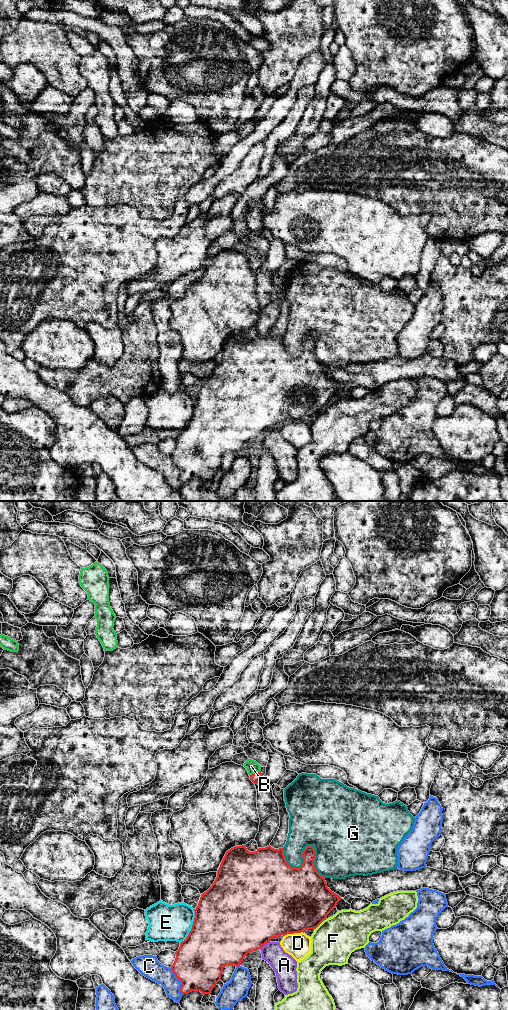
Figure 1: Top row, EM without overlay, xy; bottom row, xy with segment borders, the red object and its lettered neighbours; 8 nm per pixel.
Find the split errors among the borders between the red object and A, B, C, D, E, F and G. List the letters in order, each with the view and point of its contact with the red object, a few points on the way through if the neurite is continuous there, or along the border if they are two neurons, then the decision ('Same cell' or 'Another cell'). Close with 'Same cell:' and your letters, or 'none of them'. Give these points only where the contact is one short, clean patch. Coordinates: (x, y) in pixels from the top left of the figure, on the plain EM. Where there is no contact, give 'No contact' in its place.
A: Touches red at xy (264, 432). Another cell
B: Touches red at xy (254, 261). Path across: xy (256, 265), (254, 261), (251, 254). Same cell
C: Touches red at xy (180, 469). Another cell
D: Touches red at xy (293, 421). Another cell
E: Touches red at xy (192, 414). Another cell
F: Touches red at xy (320, 411). Another cell
G: Touches red at xy (303, 339). Another cell
Same cell: B

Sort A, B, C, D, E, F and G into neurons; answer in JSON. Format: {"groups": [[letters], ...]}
{"groups": [["A"], ["B"], ["C"], ["D"], ["E"], ["F"], ["G"]]}

